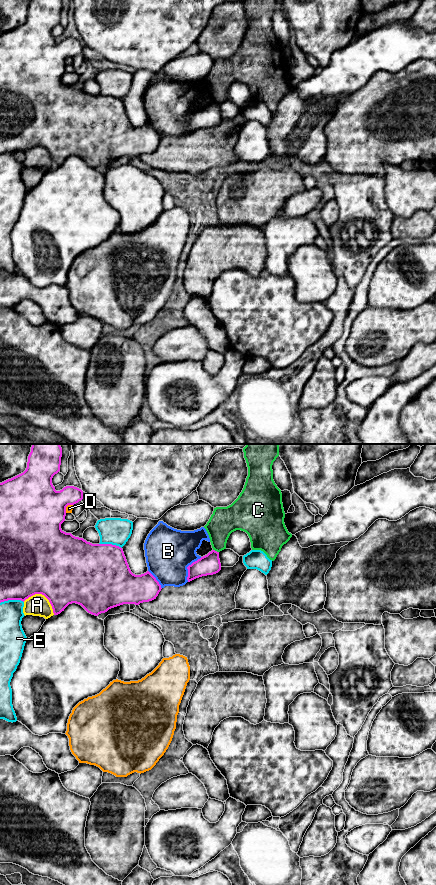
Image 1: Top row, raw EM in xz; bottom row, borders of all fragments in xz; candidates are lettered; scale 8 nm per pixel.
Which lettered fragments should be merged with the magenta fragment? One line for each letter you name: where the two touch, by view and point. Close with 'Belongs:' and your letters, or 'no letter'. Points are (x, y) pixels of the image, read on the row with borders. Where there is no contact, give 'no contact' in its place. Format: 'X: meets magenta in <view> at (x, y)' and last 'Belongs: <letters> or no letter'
Belongs: no letter

